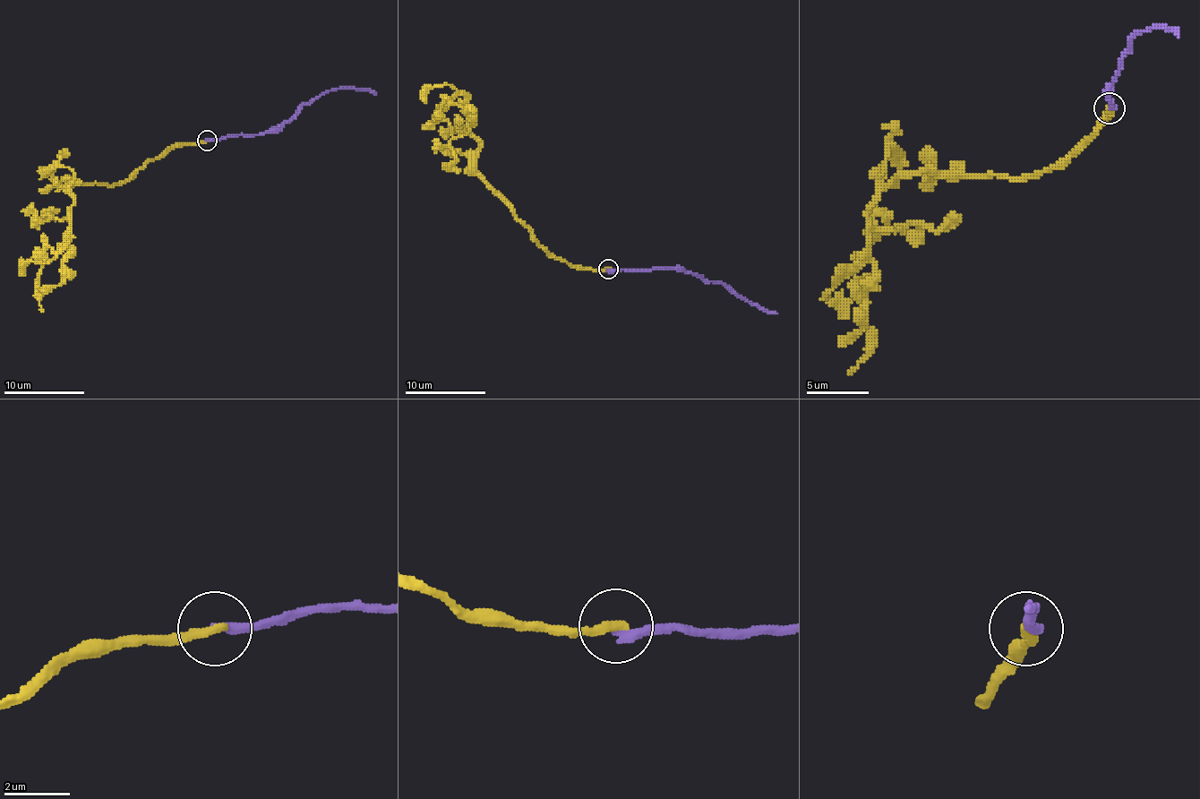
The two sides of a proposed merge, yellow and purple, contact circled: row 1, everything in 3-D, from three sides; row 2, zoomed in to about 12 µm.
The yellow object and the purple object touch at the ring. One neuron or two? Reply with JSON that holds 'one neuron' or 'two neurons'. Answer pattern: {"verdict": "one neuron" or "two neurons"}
{"verdict": "two neurons"}

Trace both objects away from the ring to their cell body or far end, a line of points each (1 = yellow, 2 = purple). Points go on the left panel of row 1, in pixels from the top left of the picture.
1: (208, 141), (171, 145), (111, 184), (67, 184), (71, 231), (61, 247), (45, 251), (37, 283), (43, 312)
2: (208, 141), (278, 131), (304, 105), (310, 105), (330, 90), (364, 89), (376, 95)

